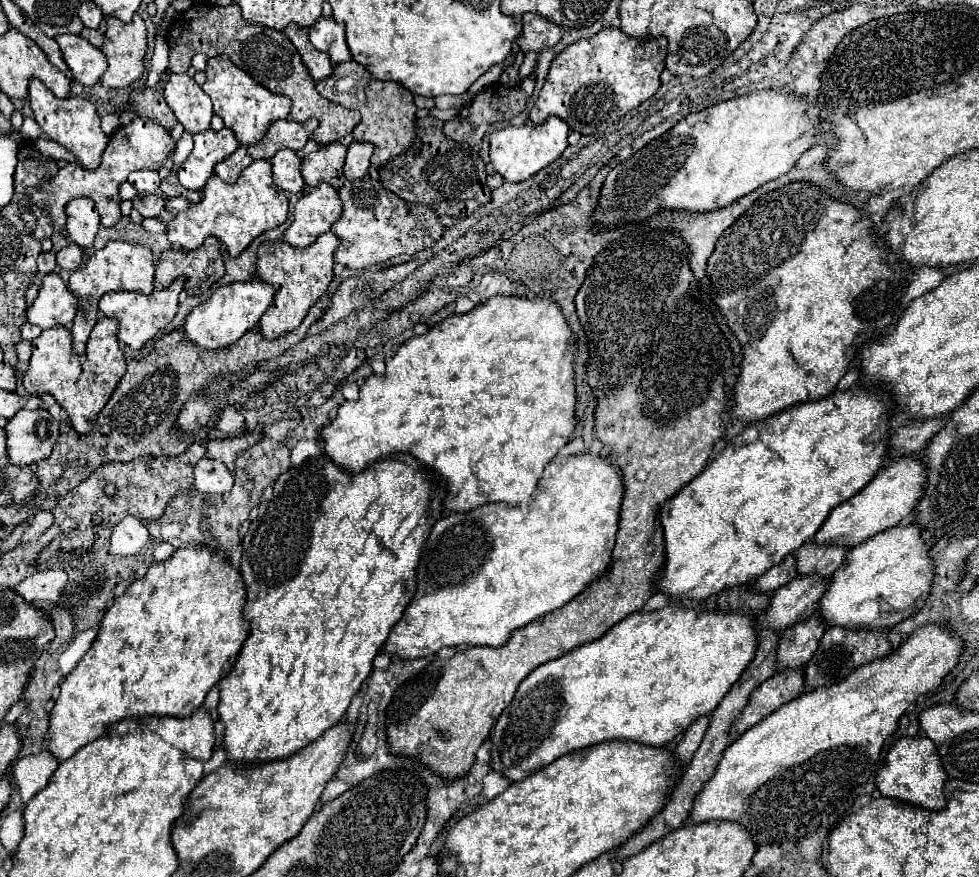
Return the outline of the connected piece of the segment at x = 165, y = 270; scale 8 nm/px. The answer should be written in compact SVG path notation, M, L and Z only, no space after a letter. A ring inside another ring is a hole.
M209 236L205 238L205 244L201 244L199 250L191 252L167 250L157 261L155 268L155 289L162 290L171 286L171 282L179 276L185 278L185 292L187 294L193 294L193 296L203 296L211 284L215 284L219 278L223 278L225 274L225 268L223 268L223 256L221 256L221 248L219 248L219 240L215 236Z

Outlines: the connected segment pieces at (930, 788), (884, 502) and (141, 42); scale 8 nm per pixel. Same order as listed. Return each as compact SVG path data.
M905 736L901 738L891 750L887 752L885 764L877 770L877 788L883 796L891 796L921 808L939 810L945 806L943 796L943 784L947 780L947 774L941 768L939 754L935 752L935 744L927 736Z
M897 458L891 466L881 468L863 490L859 490L847 502L835 506L827 516L827 520L823 522L823 526L817 530L813 542L817 546L853 548L865 542L867 538L891 526L897 526L903 518L907 518L913 512L913 506L923 494L923 484L925 484L925 472L919 458Z
M139 14L133 16L133 20L129 24L115 20L115 18L107 18L107 32L105 32L105 44L103 44L103 54L107 58L107 70L101 76L101 84L107 88L125 88L131 86L135 80L139 80L145 72L145 52L147 52L147 30L145 30L145 22L141 20Z

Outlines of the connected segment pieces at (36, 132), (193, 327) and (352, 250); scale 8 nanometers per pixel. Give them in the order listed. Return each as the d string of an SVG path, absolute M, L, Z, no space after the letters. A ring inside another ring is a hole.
M25 118L25 120L23 120L23 126L21 126L21 130L19 130L19 136L25 138L25 140L37 140L37 138L41 138L43 134L41 134L41 128L37 126L37 122L35 122L33 118Z
M257 278L247 282L233 282L217 288L203 304L195 306L185 320L185 336L189 342L205 350L223 350L233 346L247 330L255 328L273 302L273 288Z
M363 178L355 182L345 182L339 190L343 202L341 218L331 226L331 232L341 240L335 250L335 262L347 268L367 268L377 262L385 262L387 258L399 254L415 254L425 246L435 244L443 234L443 224L439 214L427 204L405 202L403 198L385 190L379 180ZM405 222L405 234L403 234Z

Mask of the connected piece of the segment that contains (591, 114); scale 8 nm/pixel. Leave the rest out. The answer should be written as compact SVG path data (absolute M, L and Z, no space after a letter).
M611 26L591 38L581 38L555 56L529 118L539 126L549 116L559 116L571 130L583 136L603 132L659 90L665 56L667 40L663 36L637 40Z

